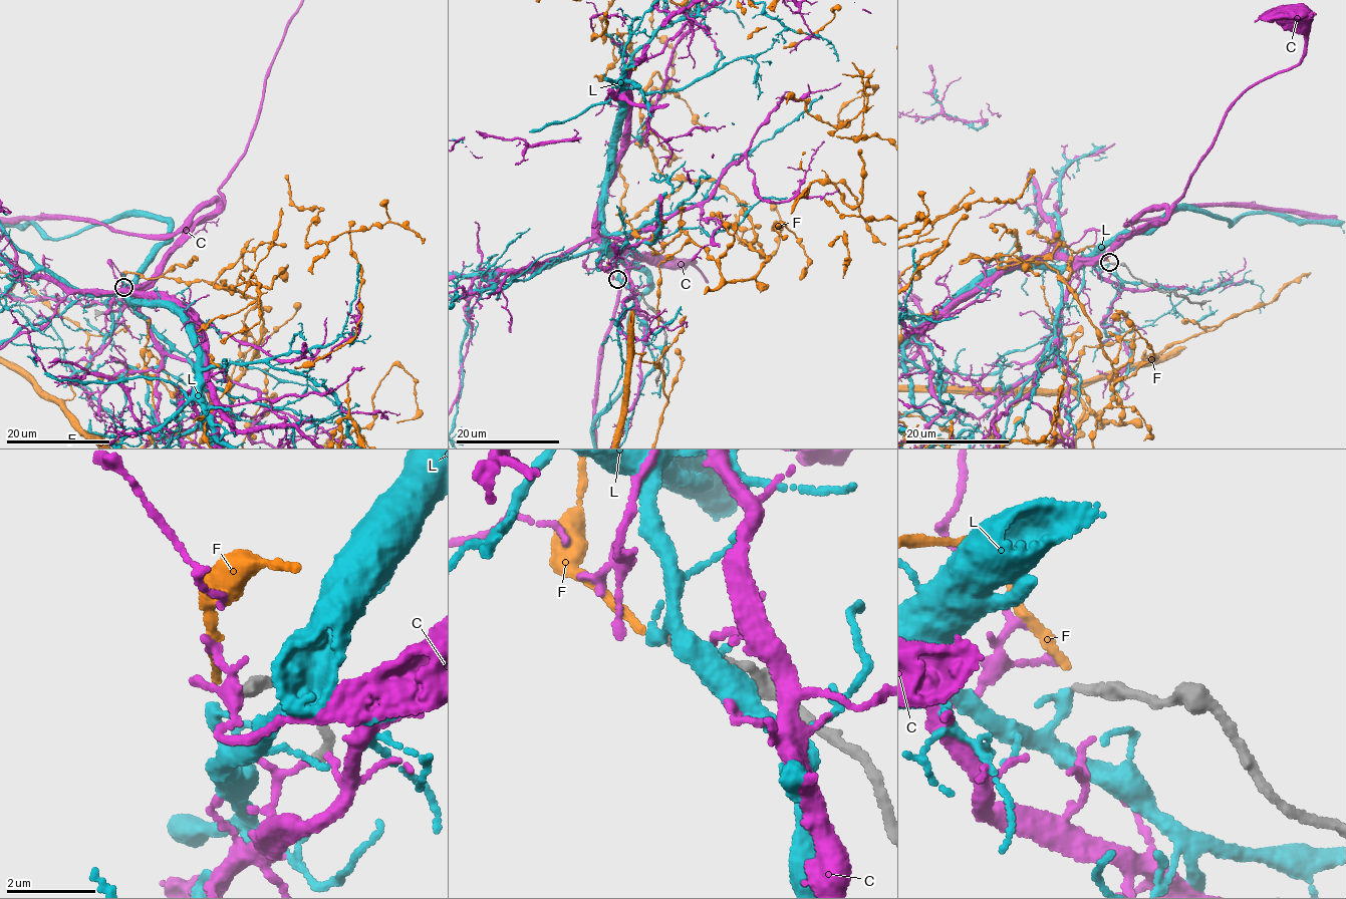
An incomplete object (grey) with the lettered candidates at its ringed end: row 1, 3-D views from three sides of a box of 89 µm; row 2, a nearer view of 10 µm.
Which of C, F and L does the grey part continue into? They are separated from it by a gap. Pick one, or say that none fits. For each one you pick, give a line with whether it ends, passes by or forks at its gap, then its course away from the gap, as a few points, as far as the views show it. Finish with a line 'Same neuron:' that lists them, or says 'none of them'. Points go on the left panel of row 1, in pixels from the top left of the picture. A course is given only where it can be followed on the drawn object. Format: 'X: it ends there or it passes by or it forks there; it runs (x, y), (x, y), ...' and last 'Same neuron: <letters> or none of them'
F: it ends there
Same neuron: F

